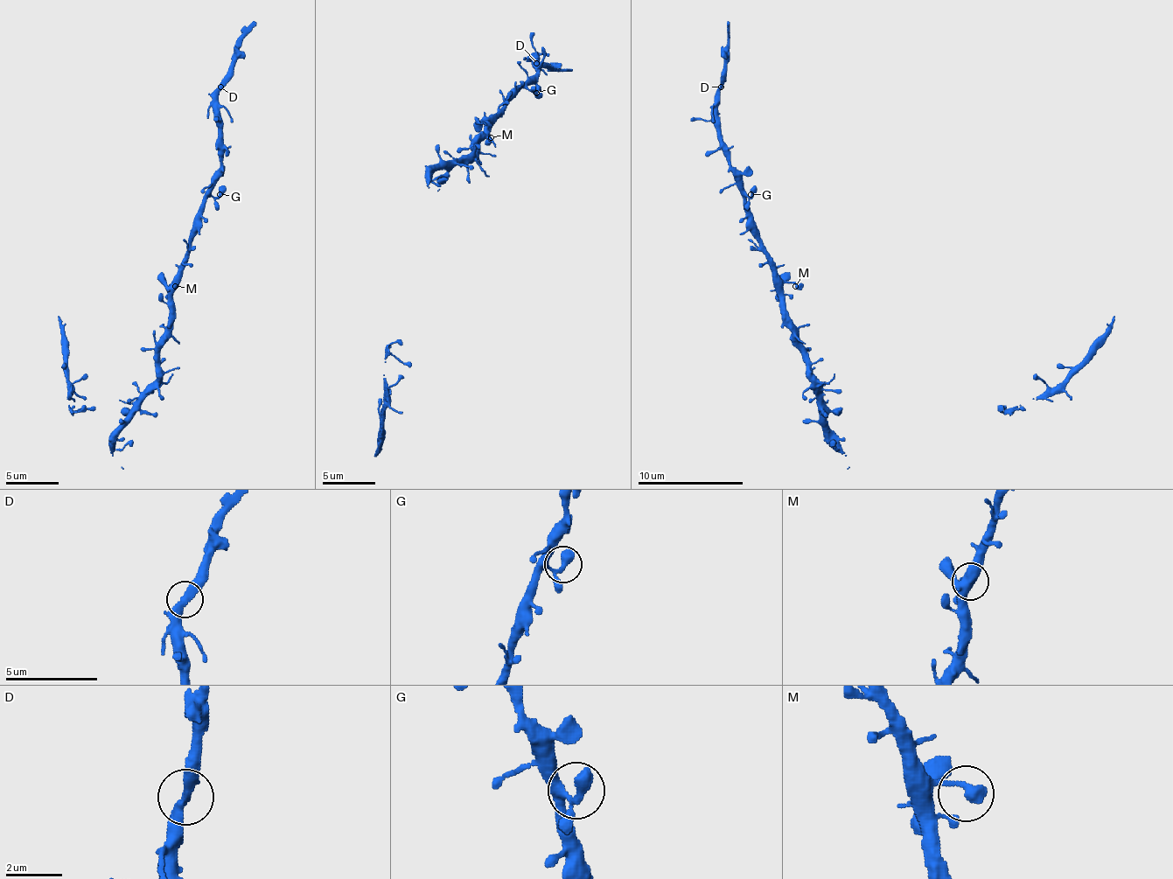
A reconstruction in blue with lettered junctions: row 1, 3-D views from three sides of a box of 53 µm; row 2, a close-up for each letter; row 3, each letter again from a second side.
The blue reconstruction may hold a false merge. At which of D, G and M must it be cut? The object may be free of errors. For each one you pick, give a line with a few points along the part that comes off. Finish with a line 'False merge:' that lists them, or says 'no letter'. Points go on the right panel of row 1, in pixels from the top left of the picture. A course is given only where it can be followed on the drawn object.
False merge: no letter

